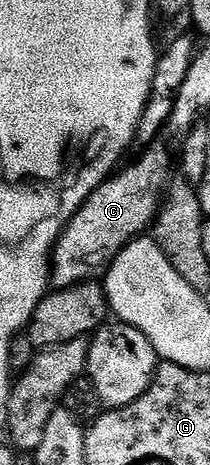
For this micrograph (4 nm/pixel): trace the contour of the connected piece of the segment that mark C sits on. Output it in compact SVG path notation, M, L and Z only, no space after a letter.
M161 144L148 147L142 154L145 155L134 166L102 182L66 224L57 245L53 247L53 290L66 290L78 286L80 282L100 279L115 256L119 256L121 249L134 238L142 237L152 227L171 181L169 169L172 166L174 169L175 162L169 159L168 152Z

